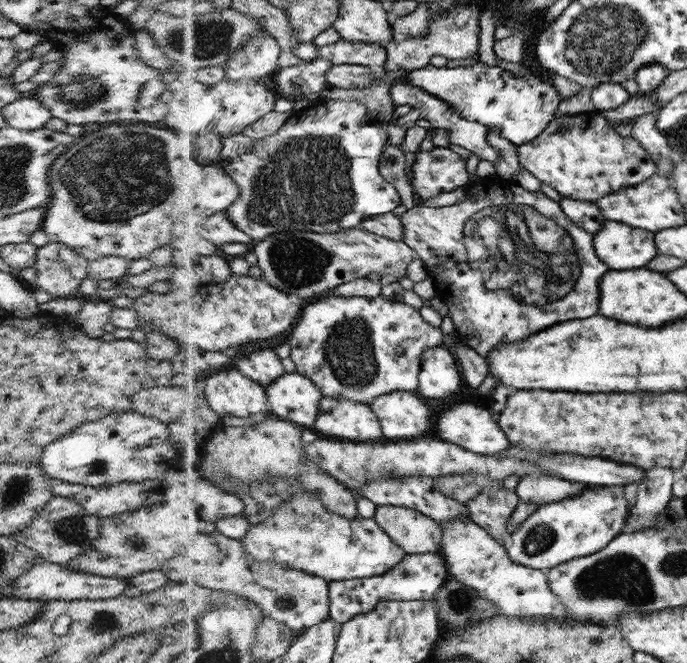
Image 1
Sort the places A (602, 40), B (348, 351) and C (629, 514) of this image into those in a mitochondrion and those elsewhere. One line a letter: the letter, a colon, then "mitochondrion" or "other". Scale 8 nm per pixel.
A: mitochondrion
B: mitochondrion
C: other

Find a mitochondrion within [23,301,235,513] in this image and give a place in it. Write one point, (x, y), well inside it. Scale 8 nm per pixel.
(99, 466)

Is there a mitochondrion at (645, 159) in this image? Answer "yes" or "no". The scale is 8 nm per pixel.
no

